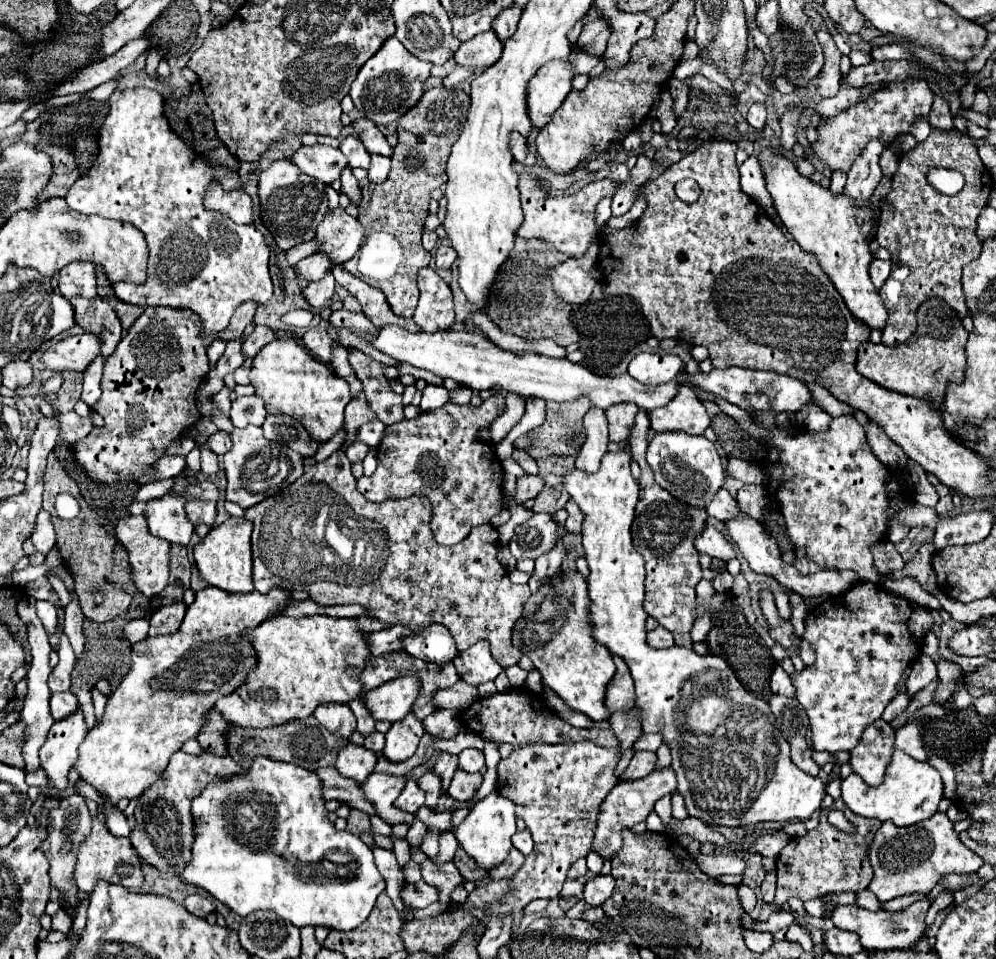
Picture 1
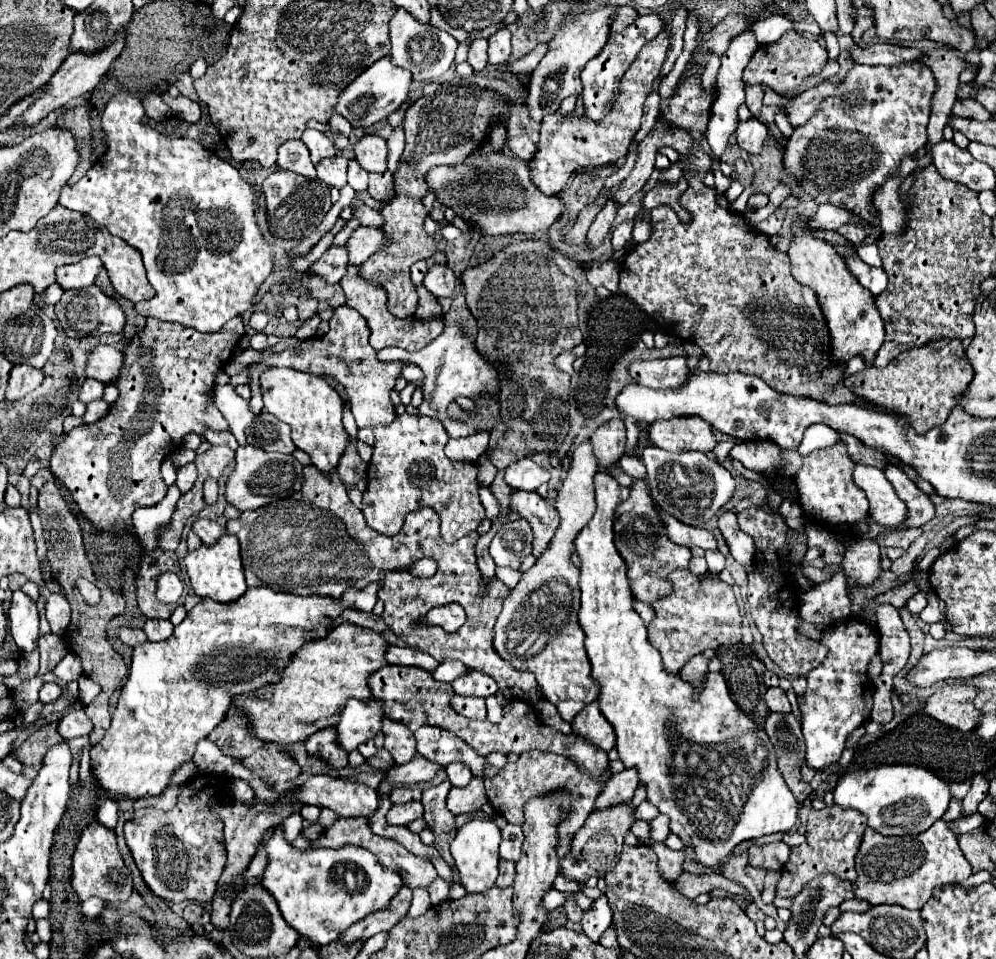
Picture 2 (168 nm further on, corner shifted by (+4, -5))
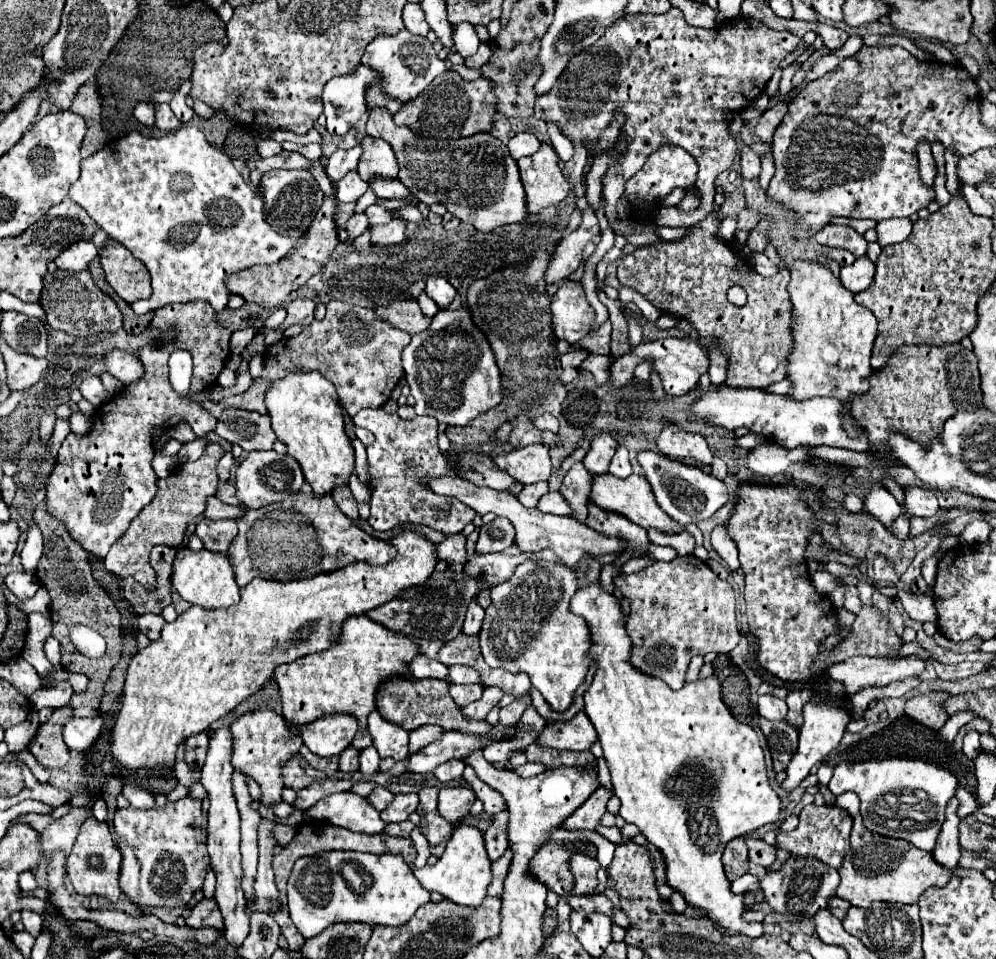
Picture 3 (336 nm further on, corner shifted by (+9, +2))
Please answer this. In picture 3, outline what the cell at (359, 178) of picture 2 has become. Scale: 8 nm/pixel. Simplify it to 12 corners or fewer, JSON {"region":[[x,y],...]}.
{"region":[[352,171],[336,183],[342,203],[356,203],[368,183]]}

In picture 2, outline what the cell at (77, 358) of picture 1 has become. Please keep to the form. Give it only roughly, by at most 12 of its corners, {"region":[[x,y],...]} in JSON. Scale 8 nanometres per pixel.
{"region":[[97,344],[87,354],[85,376],[113,382],[123,356]]}

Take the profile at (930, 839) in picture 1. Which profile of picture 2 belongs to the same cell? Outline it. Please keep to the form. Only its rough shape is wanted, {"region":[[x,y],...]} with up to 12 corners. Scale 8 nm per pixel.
{"region":[[939,818],[911,836],[867,828],[855,898],[921,910],[973,874]]}

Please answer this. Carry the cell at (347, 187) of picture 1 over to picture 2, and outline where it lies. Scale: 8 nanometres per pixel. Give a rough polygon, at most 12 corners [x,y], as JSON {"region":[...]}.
{"region":[[357,206],[353,216],[363,226],[379,228],[383,216],[377,210],[365,206]]}

